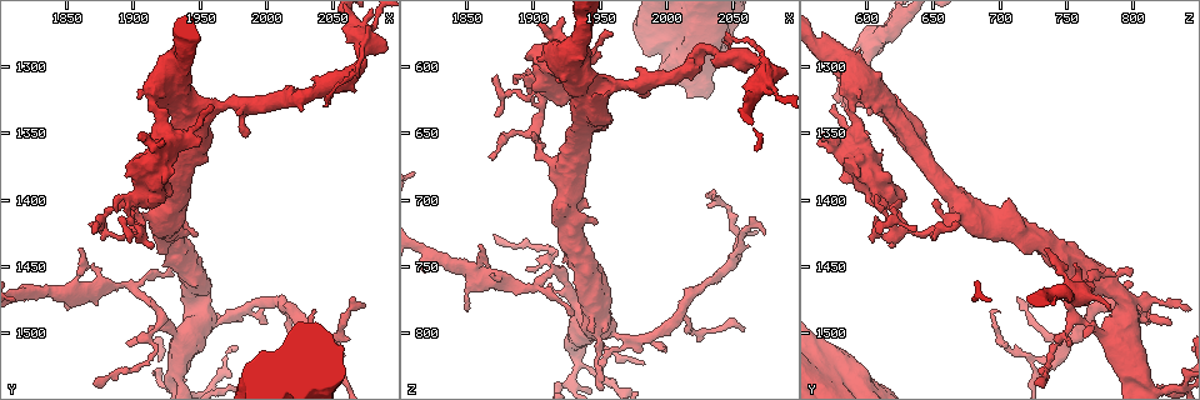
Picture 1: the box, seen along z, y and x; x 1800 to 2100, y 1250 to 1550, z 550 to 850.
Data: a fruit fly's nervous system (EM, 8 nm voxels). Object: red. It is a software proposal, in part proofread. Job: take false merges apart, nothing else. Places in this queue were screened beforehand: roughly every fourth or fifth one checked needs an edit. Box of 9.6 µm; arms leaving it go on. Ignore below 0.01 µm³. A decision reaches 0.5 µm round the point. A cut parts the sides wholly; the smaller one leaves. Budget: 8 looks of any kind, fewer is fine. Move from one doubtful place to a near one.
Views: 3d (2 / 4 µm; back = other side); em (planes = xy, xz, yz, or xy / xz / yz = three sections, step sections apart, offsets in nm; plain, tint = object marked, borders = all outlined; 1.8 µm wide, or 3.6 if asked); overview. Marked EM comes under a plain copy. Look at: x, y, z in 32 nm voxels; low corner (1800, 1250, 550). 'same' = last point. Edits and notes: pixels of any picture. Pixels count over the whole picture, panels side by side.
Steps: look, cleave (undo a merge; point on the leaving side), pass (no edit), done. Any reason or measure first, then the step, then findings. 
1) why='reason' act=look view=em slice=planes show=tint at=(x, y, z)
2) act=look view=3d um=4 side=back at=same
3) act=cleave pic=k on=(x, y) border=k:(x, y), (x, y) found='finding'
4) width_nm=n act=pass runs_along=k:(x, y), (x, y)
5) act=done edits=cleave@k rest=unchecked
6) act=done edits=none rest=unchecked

why='thin neck' act=look view=em slice=yz step=16 show=tint at=(2072, 1274, 618)

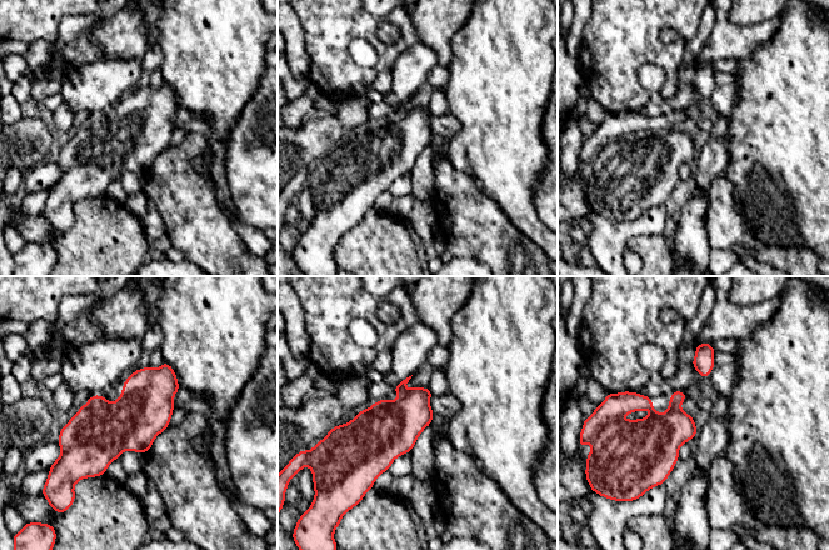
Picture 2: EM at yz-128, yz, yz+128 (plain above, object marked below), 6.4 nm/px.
act=look view=em slice=planes show=tint at=same

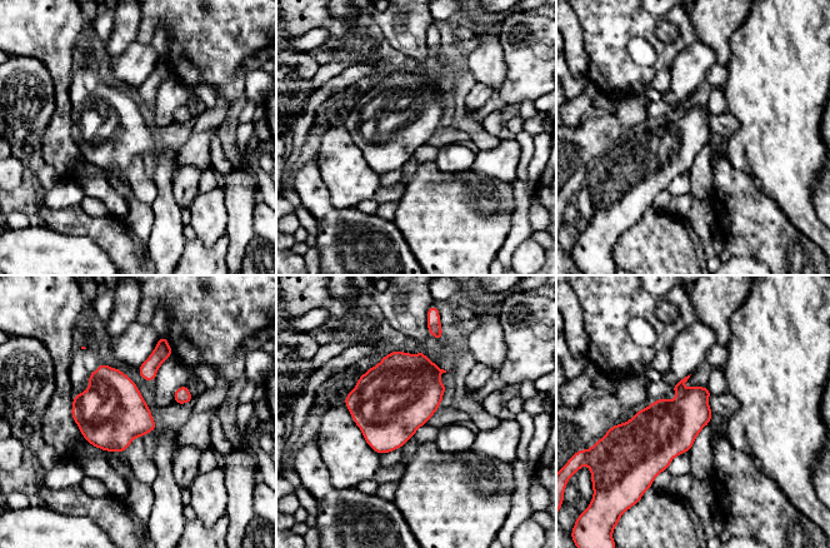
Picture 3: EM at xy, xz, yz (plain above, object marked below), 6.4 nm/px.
act=cleave pic=3 on=(678, 387) border=3:(684, 389), (676, 394) found='a second cell is stuck on'

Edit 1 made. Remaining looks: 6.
act=look view=em slice=xy step=16 show=tint at=(1914, 1320, 588)

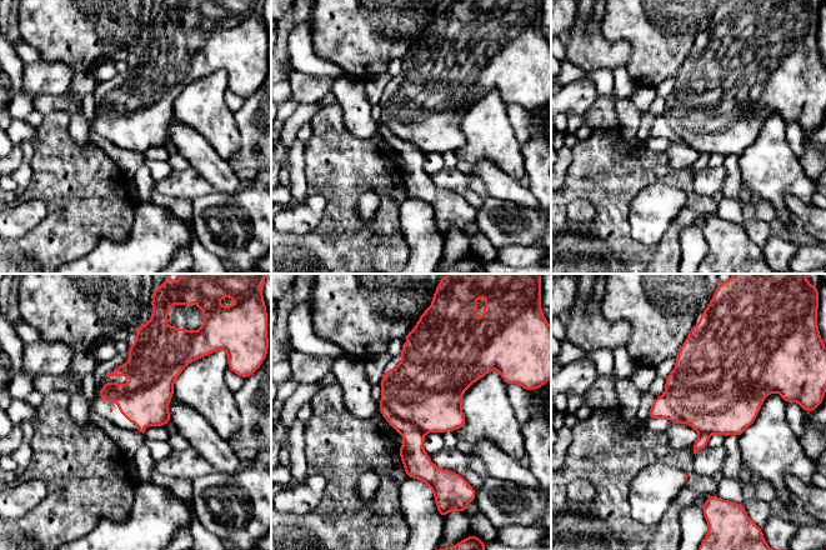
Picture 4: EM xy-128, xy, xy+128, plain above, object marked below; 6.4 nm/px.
act=look view=em slice=planes show=tint at=same

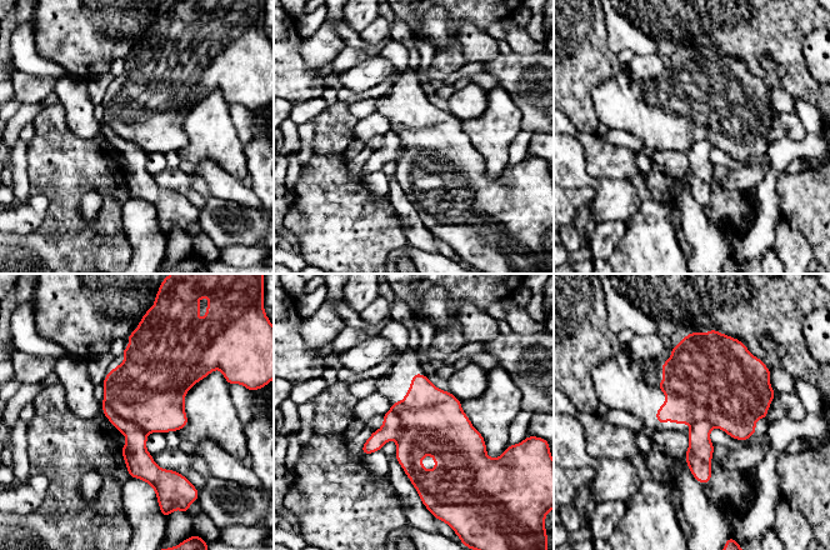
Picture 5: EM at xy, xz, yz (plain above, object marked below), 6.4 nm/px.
act=pass found='one cell here'

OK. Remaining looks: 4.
why='sharp bend' act=look view=em um=3.6 slice=xy step=16 show=tint at=(1898, 1404, 614)

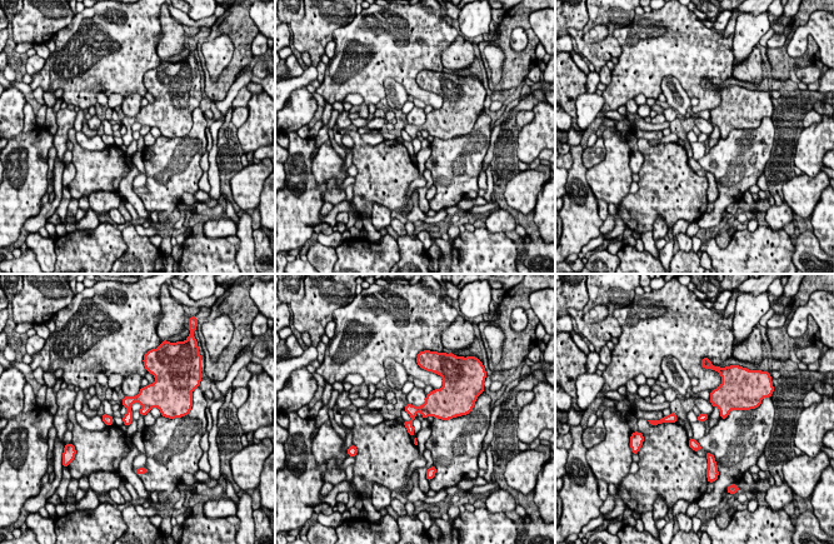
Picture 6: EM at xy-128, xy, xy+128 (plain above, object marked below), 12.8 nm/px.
act=pass found='continuous, no second cell'

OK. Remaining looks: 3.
act=done edits=cleave@3 rest=unchecked

